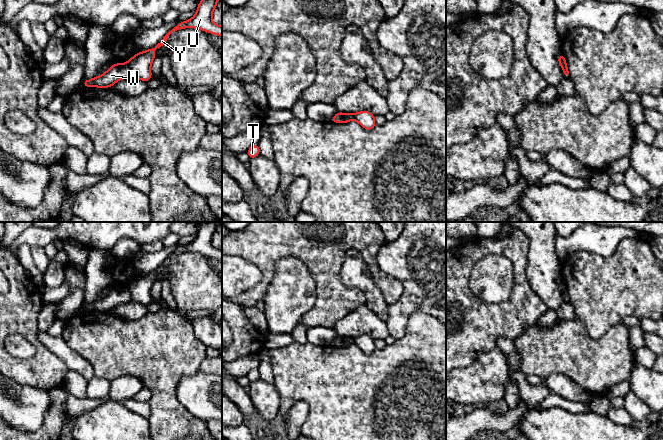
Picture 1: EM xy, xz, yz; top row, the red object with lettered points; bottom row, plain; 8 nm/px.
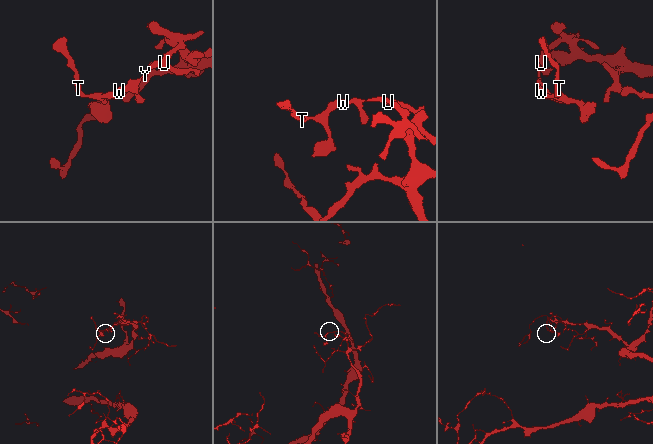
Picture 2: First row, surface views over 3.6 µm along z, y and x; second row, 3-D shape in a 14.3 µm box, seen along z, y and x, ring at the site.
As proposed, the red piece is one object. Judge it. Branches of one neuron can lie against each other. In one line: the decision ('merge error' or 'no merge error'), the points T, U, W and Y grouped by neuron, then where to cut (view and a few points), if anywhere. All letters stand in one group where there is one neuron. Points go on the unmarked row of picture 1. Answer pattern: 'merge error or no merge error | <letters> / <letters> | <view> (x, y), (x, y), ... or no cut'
merge error | T W / U Y | xy (126, 287), (132, 299)

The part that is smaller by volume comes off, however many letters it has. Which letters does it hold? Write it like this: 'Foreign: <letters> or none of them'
Foreign: T, W

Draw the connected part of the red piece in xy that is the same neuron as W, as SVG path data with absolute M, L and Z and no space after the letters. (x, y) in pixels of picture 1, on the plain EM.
M117 287L112 289L104 298L90 304L83 304L84 311L112 311L117 305L131 301L131 295L127 288Z

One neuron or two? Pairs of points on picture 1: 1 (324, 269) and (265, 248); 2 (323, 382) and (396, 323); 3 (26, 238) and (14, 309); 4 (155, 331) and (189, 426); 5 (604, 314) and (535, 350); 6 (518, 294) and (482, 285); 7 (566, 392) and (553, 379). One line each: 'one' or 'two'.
1: one
2: two
3: two
4: one
5: two
6: two
7: one

